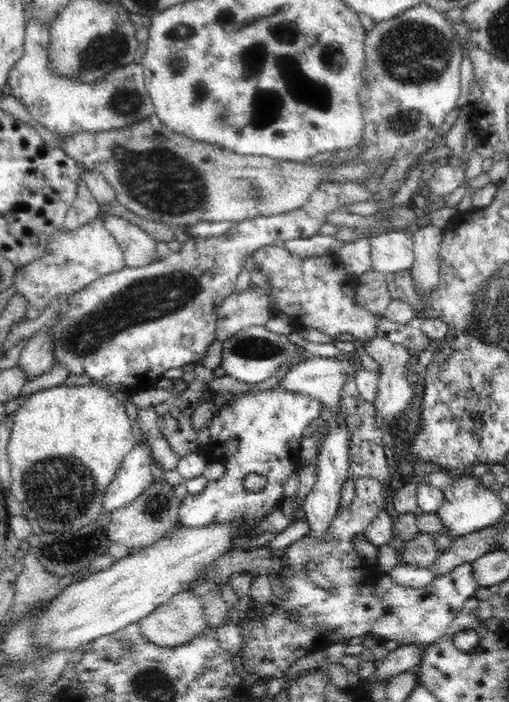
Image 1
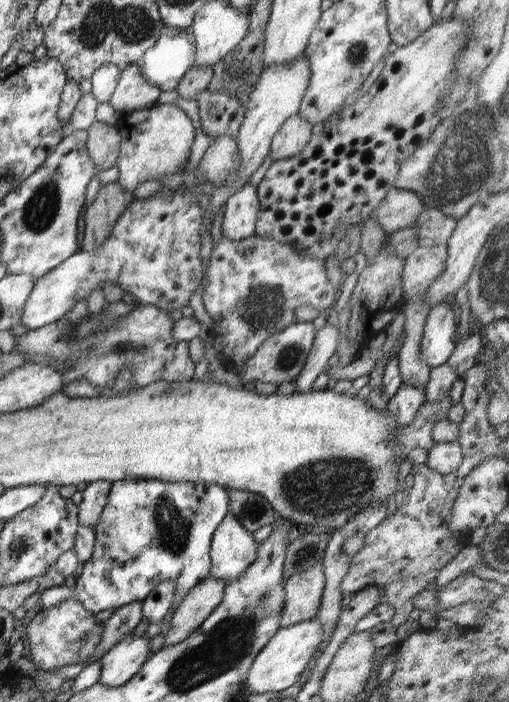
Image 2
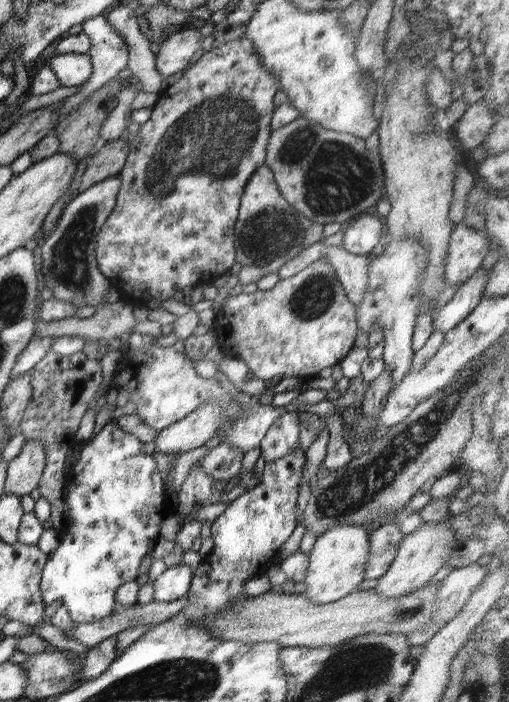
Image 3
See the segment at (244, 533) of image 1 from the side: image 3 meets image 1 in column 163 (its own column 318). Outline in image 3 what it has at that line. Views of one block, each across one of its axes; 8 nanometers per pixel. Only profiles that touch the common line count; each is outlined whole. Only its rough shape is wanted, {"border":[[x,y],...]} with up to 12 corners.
{"border":[[338,524],[308,552],[304,595],[330,604],[365,579],[366,526]]}

